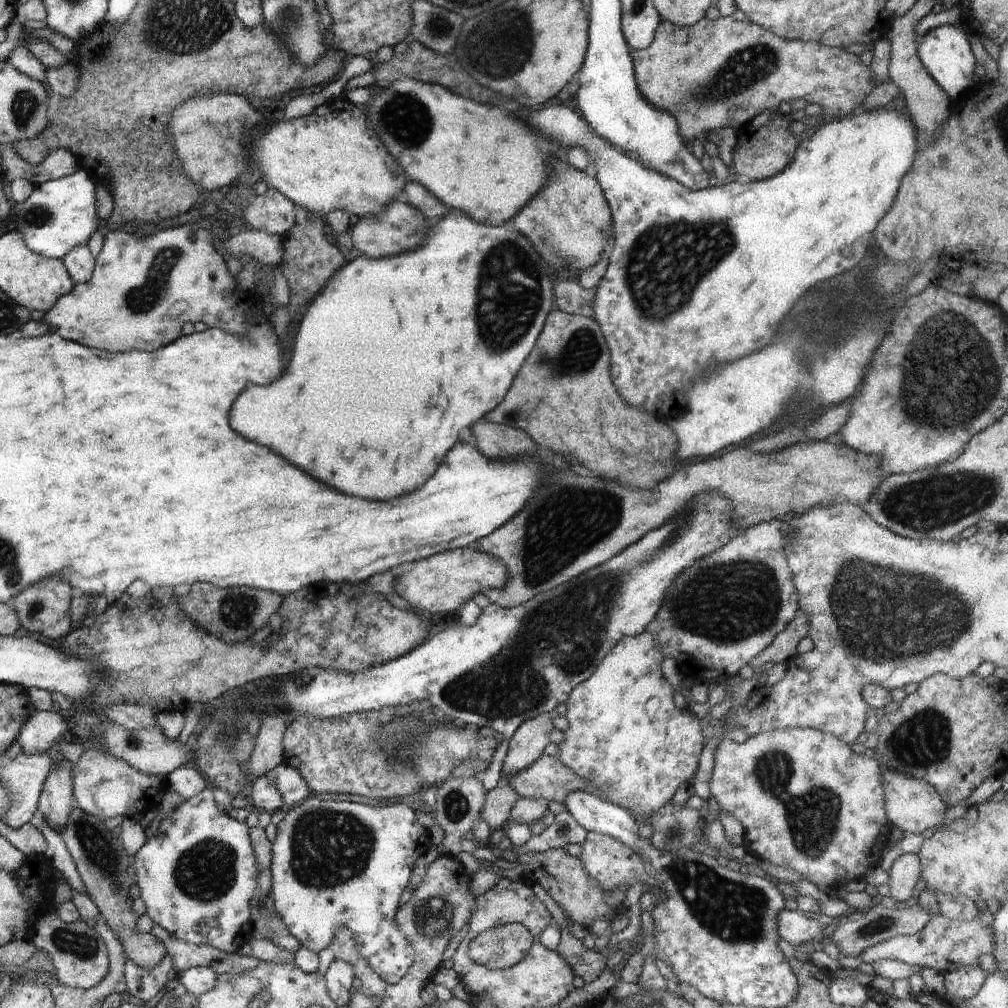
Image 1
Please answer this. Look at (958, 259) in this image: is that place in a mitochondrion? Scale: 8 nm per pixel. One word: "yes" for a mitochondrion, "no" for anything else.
no

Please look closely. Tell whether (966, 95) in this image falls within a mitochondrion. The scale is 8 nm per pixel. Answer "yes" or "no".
no

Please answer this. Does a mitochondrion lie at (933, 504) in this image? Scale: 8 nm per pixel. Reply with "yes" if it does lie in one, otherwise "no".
yes

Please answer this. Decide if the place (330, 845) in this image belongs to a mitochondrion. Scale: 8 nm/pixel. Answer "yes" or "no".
yes

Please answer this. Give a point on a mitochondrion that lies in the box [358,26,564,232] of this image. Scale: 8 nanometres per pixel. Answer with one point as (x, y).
(408, 119)

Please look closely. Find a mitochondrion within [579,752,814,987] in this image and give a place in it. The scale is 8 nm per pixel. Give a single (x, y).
(732, 912)

